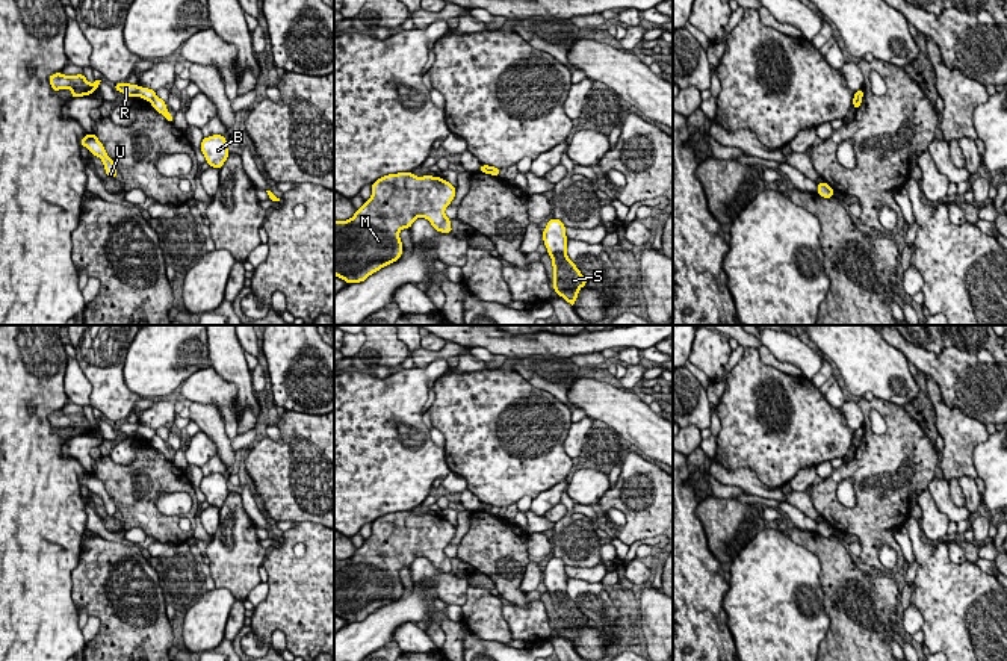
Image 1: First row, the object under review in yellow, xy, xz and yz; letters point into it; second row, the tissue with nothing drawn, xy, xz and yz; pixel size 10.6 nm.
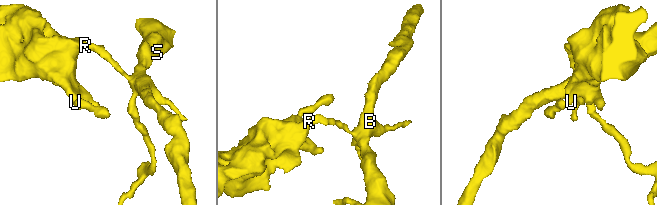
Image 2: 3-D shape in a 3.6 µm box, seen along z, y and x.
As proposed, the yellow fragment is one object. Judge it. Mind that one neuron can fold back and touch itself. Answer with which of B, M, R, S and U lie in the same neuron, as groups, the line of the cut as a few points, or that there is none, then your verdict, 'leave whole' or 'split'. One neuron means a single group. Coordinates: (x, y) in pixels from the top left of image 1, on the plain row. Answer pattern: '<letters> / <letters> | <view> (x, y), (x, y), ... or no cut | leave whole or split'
B S / M R U | xy (156, 434), (150, 440) | split

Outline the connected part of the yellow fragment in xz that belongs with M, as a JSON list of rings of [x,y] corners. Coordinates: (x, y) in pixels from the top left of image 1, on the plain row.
[[[389,513],[372,522],[372,534],[346,560],[334,558],[334,614],[348,623],[399,599],[399,570],[425,557],[440,572],[452,572],[445,554],[457,528],[442,516]]]

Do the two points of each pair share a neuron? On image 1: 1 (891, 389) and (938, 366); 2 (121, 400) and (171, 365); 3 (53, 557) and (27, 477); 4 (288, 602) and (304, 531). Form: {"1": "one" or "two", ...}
{"1": "two", "2": "two", "3": "one", "4": "one"}

